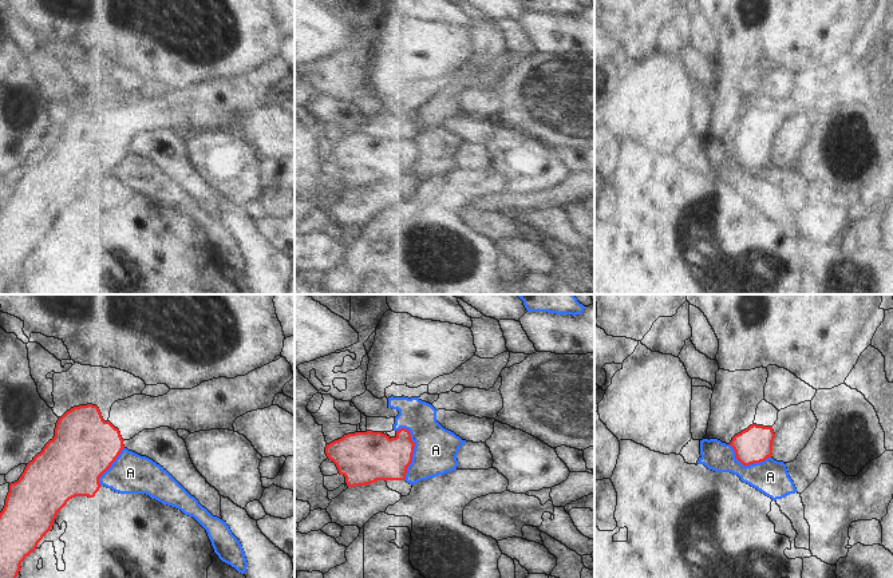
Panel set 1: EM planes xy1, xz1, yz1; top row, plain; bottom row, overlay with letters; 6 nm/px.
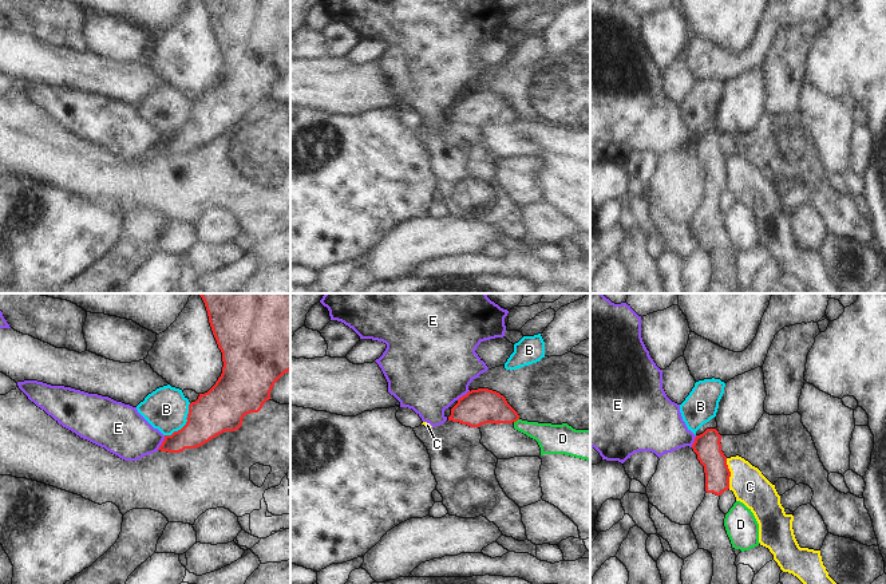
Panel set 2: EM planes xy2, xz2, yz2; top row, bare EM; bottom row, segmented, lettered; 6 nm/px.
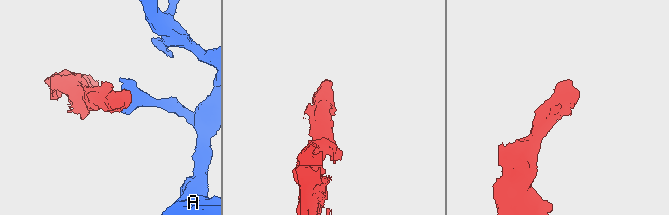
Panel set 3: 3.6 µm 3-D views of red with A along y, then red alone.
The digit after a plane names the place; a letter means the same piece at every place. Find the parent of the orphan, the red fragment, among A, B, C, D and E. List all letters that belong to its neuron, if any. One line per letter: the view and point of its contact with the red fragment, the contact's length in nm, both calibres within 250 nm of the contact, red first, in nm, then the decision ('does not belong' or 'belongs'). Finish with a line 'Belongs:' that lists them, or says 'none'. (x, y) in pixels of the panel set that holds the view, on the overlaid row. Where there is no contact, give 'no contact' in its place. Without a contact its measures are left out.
A: xz1 (413, 451) | 320 nm | 300/260 nm | does not belong
B: xy2 (186, 423) | 260 nm | 280/260 nm | does not belong
C: yz2 (730, 473) | 190 nm | 160/220 nm | does not belong
D: xz2 (515, 421) | 40 nm | 220/180 nm | does not belong
E: xy2 (162, 442) | 100 nm | 180/300 nm | does not belong
Belongs: none

